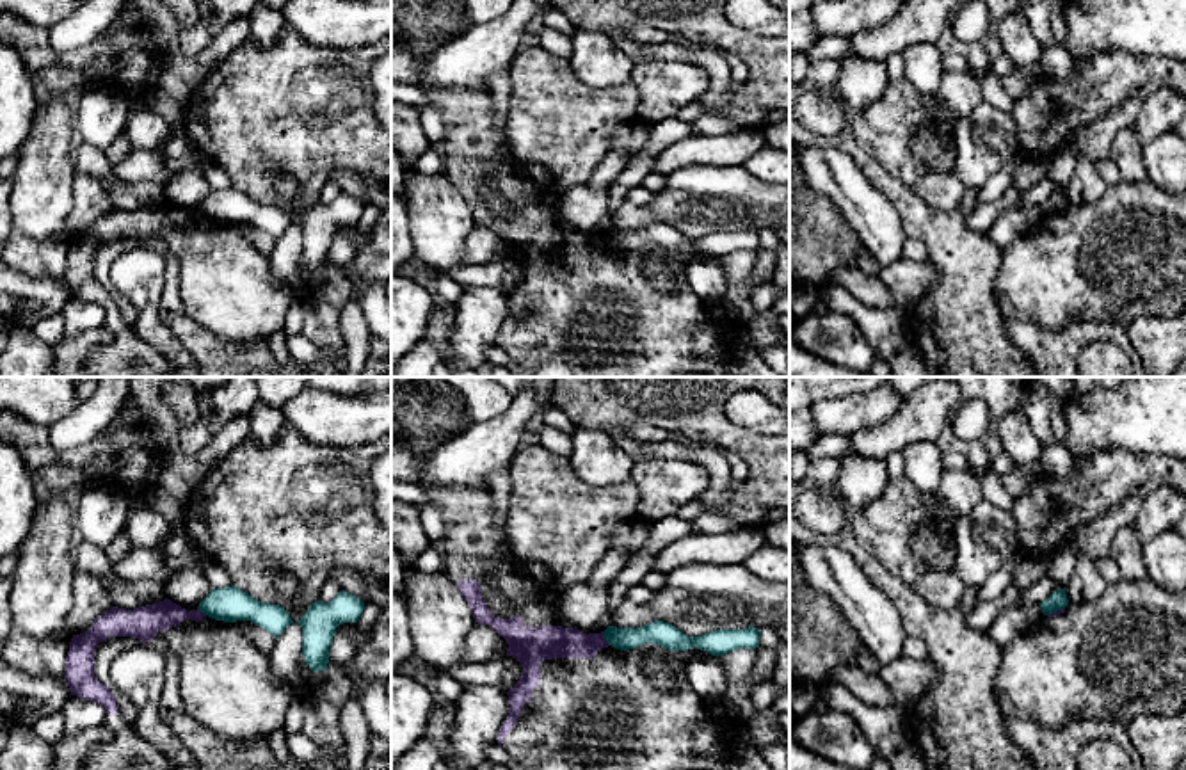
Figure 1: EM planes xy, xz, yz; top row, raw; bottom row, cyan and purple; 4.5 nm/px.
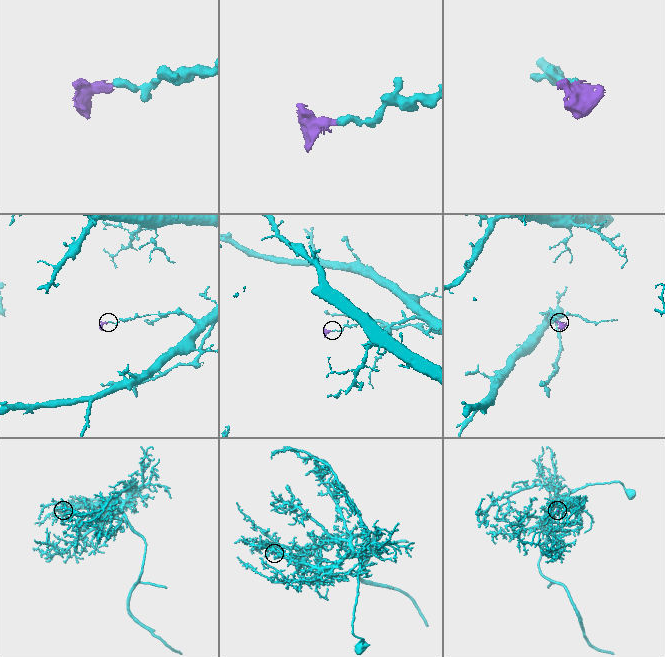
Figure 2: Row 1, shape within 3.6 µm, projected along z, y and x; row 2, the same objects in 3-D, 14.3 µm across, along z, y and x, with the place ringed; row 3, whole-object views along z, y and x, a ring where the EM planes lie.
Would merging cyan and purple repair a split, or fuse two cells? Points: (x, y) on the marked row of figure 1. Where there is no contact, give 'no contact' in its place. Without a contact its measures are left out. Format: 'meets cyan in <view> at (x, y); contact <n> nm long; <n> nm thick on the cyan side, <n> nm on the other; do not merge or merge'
meets cyan in xz at (605, 639); contact 80 nm long; 110 nm thick on the cyan side, 160 nm on the other; do not merge

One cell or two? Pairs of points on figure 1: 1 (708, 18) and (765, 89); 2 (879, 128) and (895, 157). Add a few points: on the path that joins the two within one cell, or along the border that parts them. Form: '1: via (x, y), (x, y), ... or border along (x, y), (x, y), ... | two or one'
1: via (728, 38), (737, 41), (765, 70) | one
2: via (886, 136), (891, 150) | one

